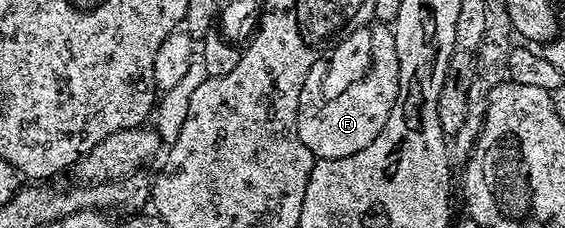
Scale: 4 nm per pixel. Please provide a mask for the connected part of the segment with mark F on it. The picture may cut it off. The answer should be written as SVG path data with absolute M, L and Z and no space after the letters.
M388 25L375 26L372 33L372 65L356 83L350 85L338 97L321 98L313 107L308 101L300 104L298 133L316 159L350 157L350 153L366 149L366 145L370 145L370 141L374 141L374 137L382 133L382 125L386 125L386 117L390 117L390 109L394 109L396 95L400 91L400 56L397 54L397 37L393 28Z

